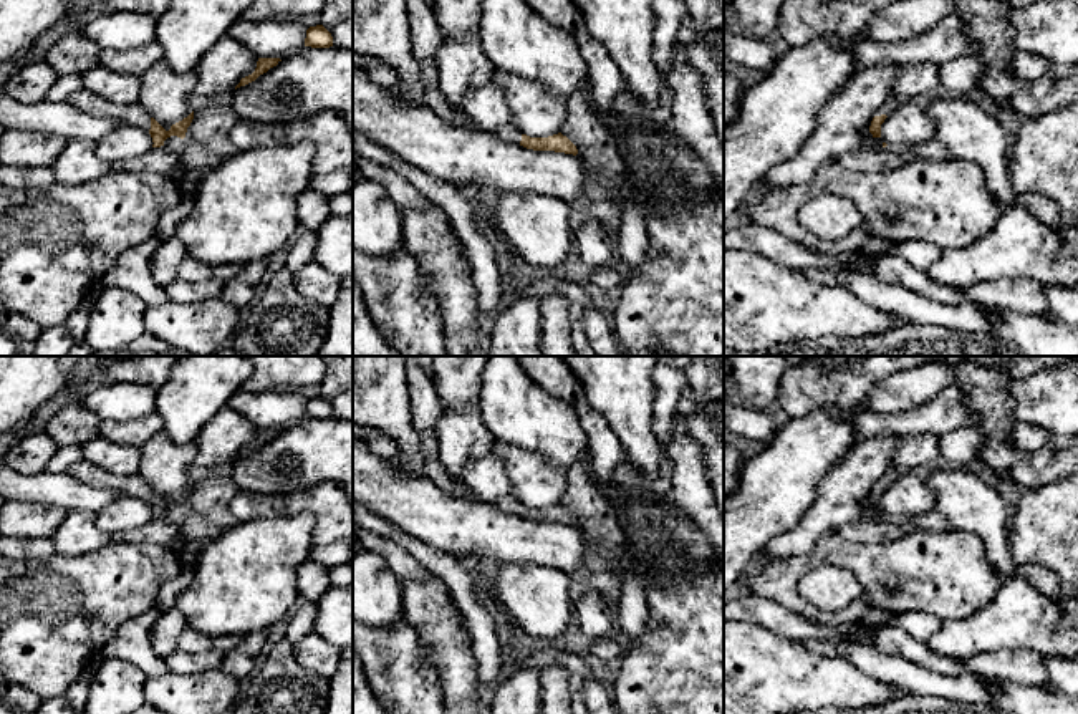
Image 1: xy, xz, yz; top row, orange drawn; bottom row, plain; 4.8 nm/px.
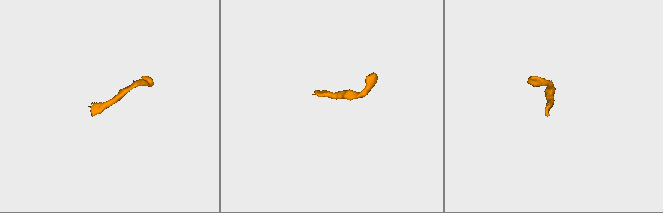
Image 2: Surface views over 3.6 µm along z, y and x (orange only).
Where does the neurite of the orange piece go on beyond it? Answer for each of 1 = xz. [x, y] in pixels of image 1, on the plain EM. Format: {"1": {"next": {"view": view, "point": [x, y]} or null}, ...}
{"1": {"next": {"view": "xz", "point": [510, 506]}}}

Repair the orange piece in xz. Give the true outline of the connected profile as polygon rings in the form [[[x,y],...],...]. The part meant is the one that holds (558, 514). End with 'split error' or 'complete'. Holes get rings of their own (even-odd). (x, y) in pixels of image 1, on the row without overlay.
[[[507,497],[490,505],[497,507],[500,512],[505,512],[510,515],[520,515],[533,522],[555,522],[555,523],[565,523],[573,527],[578,525],[576,517],[561,504],[548,509],[530,509],[527,505],[522,505],[517,499]]]; split error

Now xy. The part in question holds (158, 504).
[[[84,459],[73,464],[66,472],[84,485],[98,489],[119,489],[126,494],[147,500],[154,514],[152,519],[164,517],[164,512],[171,507],[184,510],[187,499],[194,490],[192,482],[187,489],[172,495],[171,500],[166,502],[139,474],[116,475]]]; split error

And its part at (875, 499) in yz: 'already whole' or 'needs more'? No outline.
needs more

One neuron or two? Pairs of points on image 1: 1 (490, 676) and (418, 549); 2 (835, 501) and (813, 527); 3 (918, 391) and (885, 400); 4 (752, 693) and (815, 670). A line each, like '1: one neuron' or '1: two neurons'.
1: one neuron
2: one neuron
3: one neuron
4: one neuron

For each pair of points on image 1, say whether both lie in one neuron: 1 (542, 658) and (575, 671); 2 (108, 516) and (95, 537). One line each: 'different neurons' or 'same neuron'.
1: same neuron
2: different neurons

